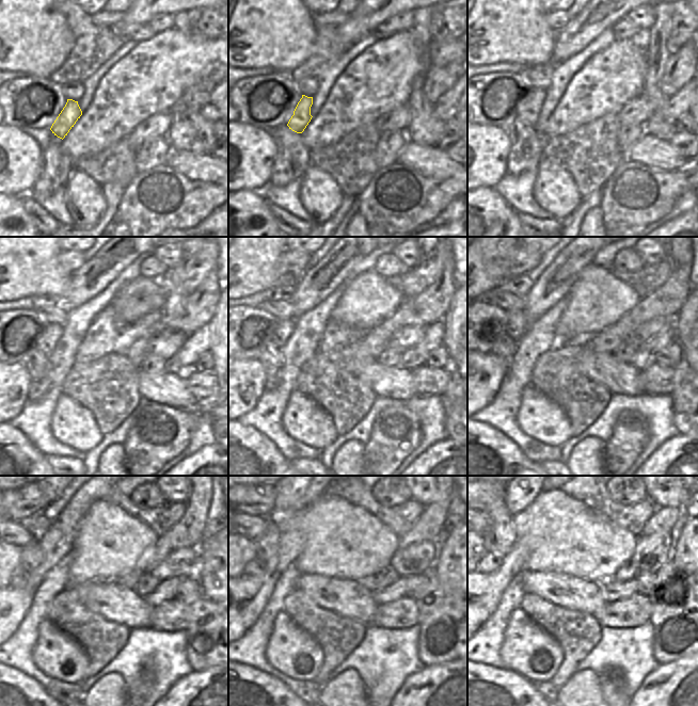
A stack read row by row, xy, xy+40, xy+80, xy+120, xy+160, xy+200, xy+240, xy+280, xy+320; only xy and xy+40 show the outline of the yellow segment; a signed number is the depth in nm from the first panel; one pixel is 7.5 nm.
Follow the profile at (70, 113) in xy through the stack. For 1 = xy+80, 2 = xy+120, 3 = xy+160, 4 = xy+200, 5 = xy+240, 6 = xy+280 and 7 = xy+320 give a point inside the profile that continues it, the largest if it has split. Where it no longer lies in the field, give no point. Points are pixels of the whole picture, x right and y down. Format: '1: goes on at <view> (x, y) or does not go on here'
1: goes on at xy+80 (528, 109)
2: goes on at xy+120 (53, 332)
3: goes on at xy+160 (285, 329)
4: goes on at xy+200 (519, 324)
5: goes on at xy+240 (31, 556)
6: goes on at xy+280 (267, 546)
7: goes on at xy+320 (501, 538)

